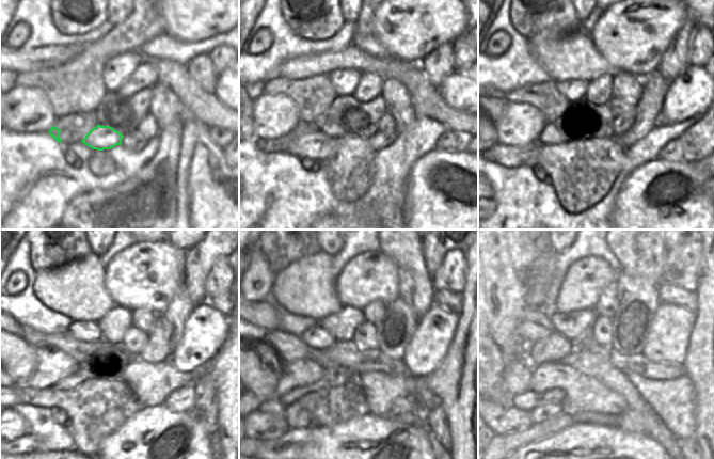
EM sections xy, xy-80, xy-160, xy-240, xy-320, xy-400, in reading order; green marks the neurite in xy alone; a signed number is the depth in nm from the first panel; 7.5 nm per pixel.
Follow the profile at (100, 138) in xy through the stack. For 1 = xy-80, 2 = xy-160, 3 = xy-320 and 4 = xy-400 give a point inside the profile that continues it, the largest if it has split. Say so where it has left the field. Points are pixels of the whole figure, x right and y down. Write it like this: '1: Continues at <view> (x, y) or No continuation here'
1: Continues at xy-80 (348, 161)
2: Continues at xy-160 (582, 172)
3: Continues at xy-320 (327, 407)
4: Continues at xy-400 (596, 417).

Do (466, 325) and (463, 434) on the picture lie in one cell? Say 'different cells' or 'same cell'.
same cell

